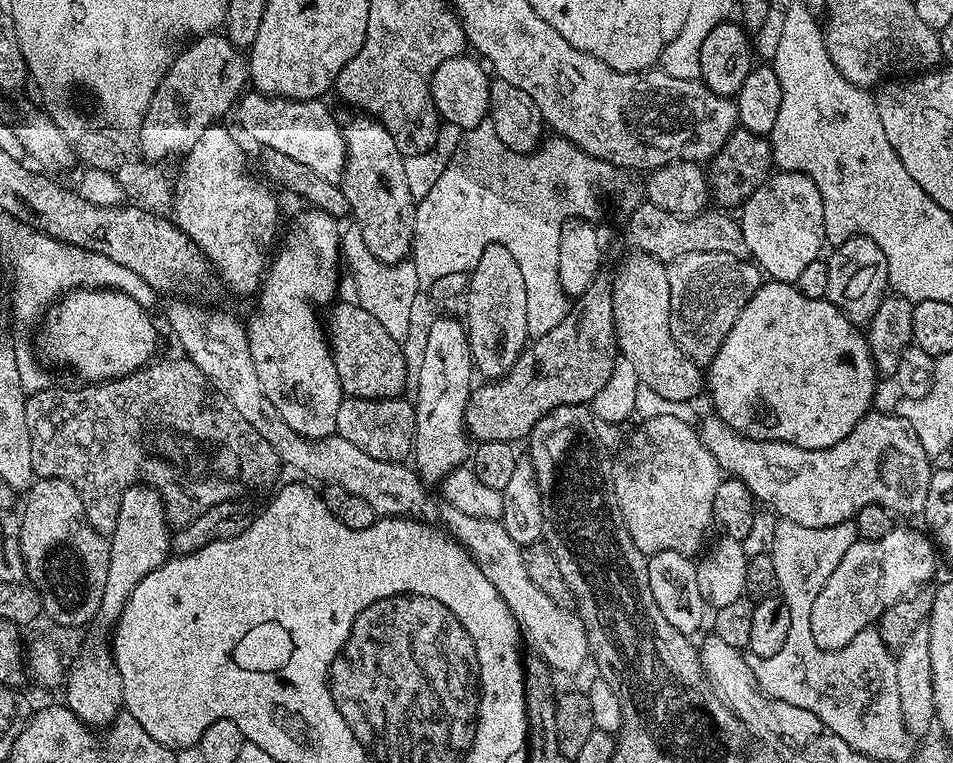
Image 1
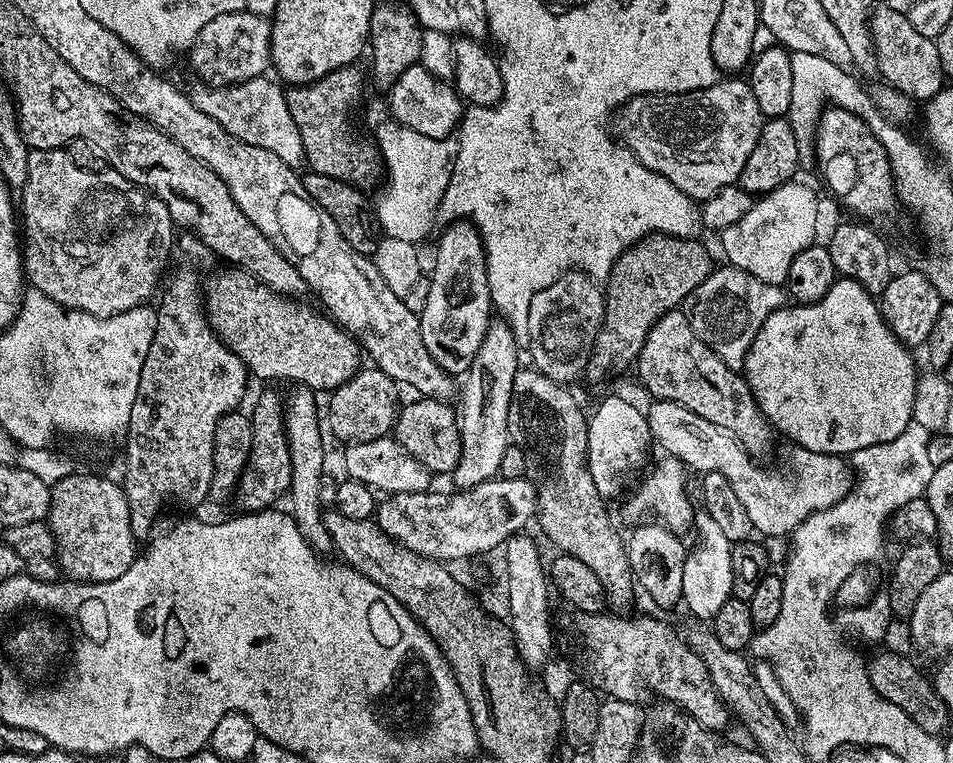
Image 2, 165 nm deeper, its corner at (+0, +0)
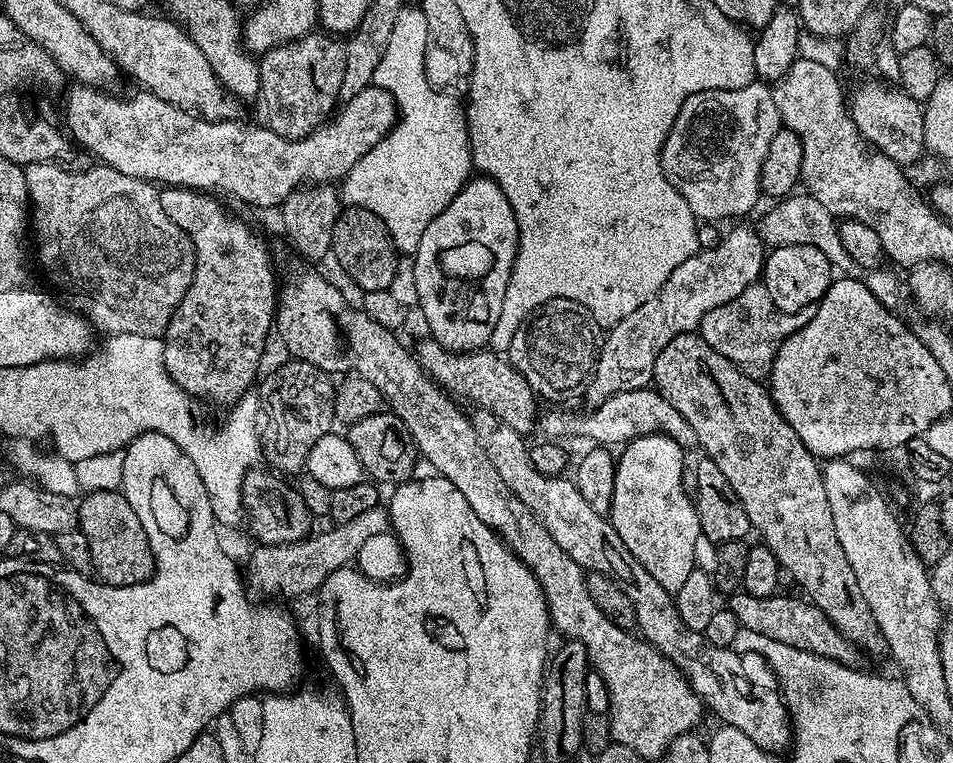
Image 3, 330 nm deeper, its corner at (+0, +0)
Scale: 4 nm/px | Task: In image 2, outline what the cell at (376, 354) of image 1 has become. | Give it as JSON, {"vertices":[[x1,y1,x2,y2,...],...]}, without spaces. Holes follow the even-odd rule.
{"vertices":[[229,267,229,272,220,272,216,281,206,288,206,311,208,324,224,345,238,358,253,377,260,380,294,380,294,384,312,389,317,394,331,394,348,384,362,367,362,349,356,337,344,331,335,320,323,311,311,308,308,304,299,304,299,299,280,295,256,276,243,268]]}

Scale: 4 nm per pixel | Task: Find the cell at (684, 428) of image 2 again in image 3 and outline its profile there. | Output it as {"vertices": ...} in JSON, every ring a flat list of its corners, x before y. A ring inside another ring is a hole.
{"vertices":[[648,386,614,394,587,414,589,416,575,416,572,412,548,412,544,416,543,413,543,435,548,438,589,436,592,439,591,443,596,446,623,446,638,436,649,436,658,432,662,436,669,436,681,446,696,444,696,435,686,418,682,418,682,414,678,414,678,410,674,410,674,406,670,406,670,402,666,402,664,396]]}

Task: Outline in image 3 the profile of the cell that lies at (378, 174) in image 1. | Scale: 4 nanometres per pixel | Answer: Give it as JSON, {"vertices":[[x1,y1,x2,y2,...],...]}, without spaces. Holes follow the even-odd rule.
{"vertices":[[313,30,259,57,258,104,264,107,263,123,271,132,287,140,300,140,333,115,340,100,342,74,346,74,344,44,336,40,335,35]]}

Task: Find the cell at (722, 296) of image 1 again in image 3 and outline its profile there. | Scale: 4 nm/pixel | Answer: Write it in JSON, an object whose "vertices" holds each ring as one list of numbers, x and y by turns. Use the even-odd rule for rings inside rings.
{"vertices":[[763,282,754,283,738,294,733,301,726,302,725,305,718,306,717,309,710,310,698,327,698,334,722,358,726,358,742,374,750,378,763,381,772,370,772,363,778,354,780,344,790,334,794,334,810,318,814,318,816,305,802,306,802,310,797,312,783,312,774,306,770,294,766,290]]}

